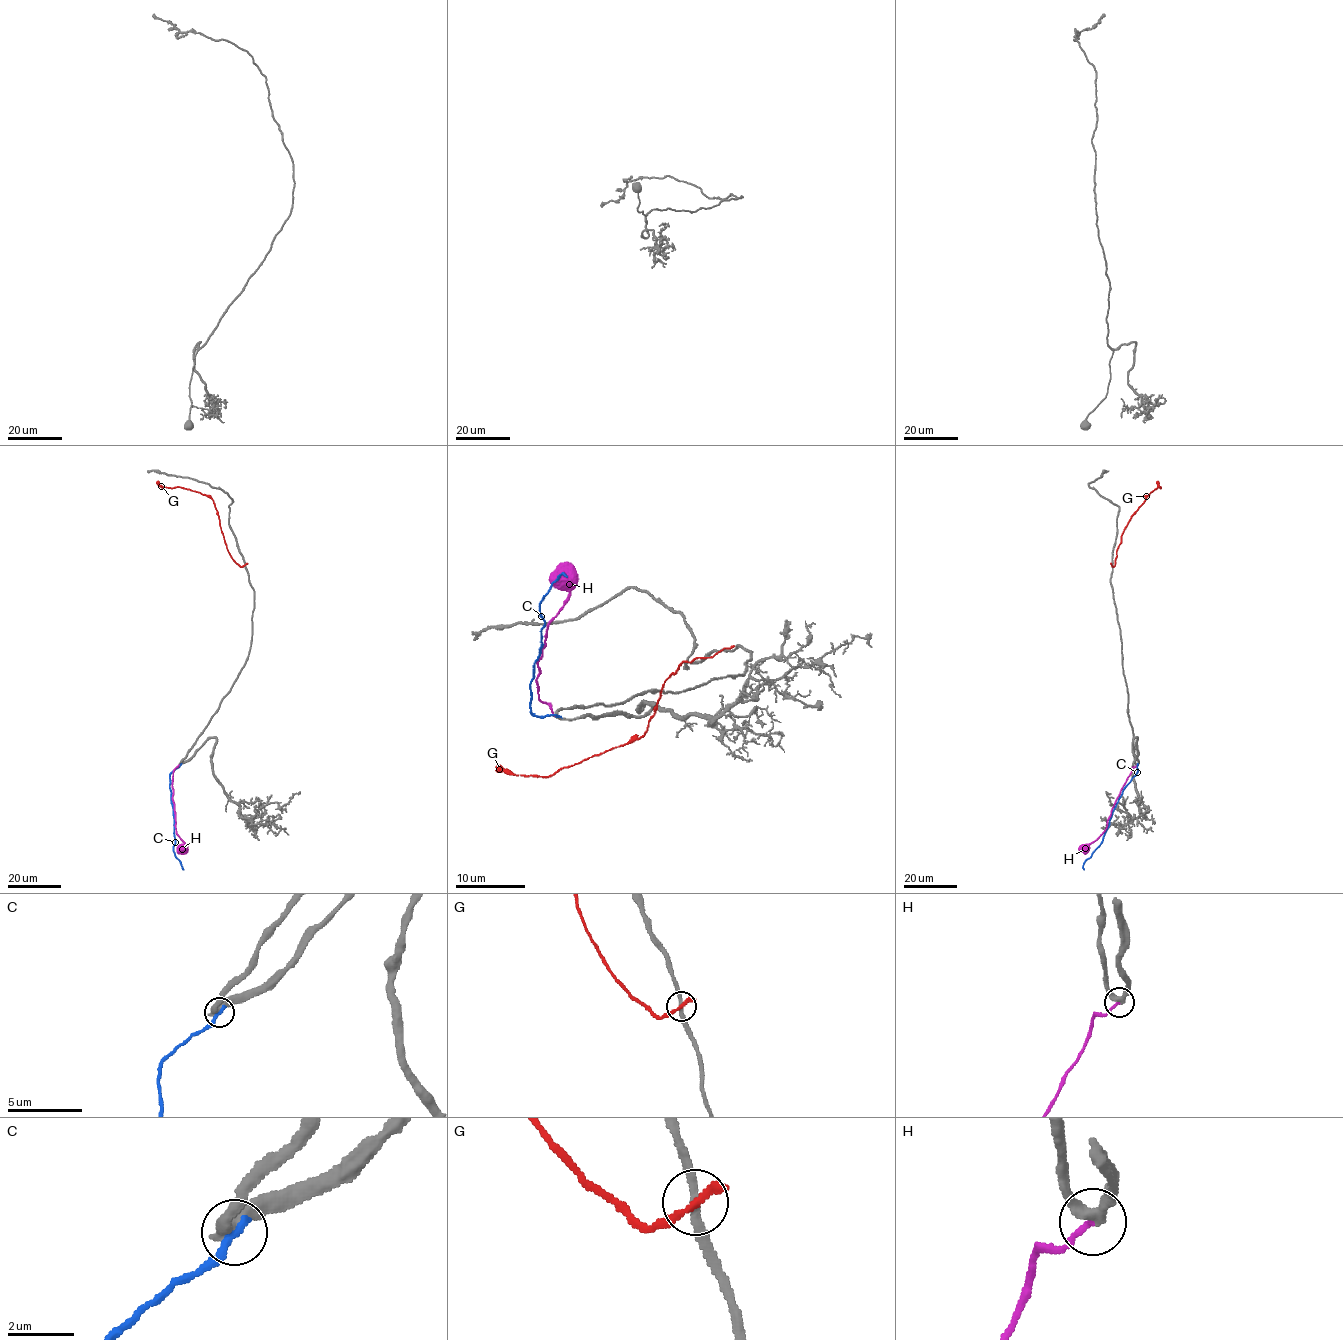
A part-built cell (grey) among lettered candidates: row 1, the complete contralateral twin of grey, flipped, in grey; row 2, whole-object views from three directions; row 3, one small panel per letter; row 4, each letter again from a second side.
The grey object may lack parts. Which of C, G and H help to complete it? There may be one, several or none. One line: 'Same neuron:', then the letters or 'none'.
Same neuron: H

